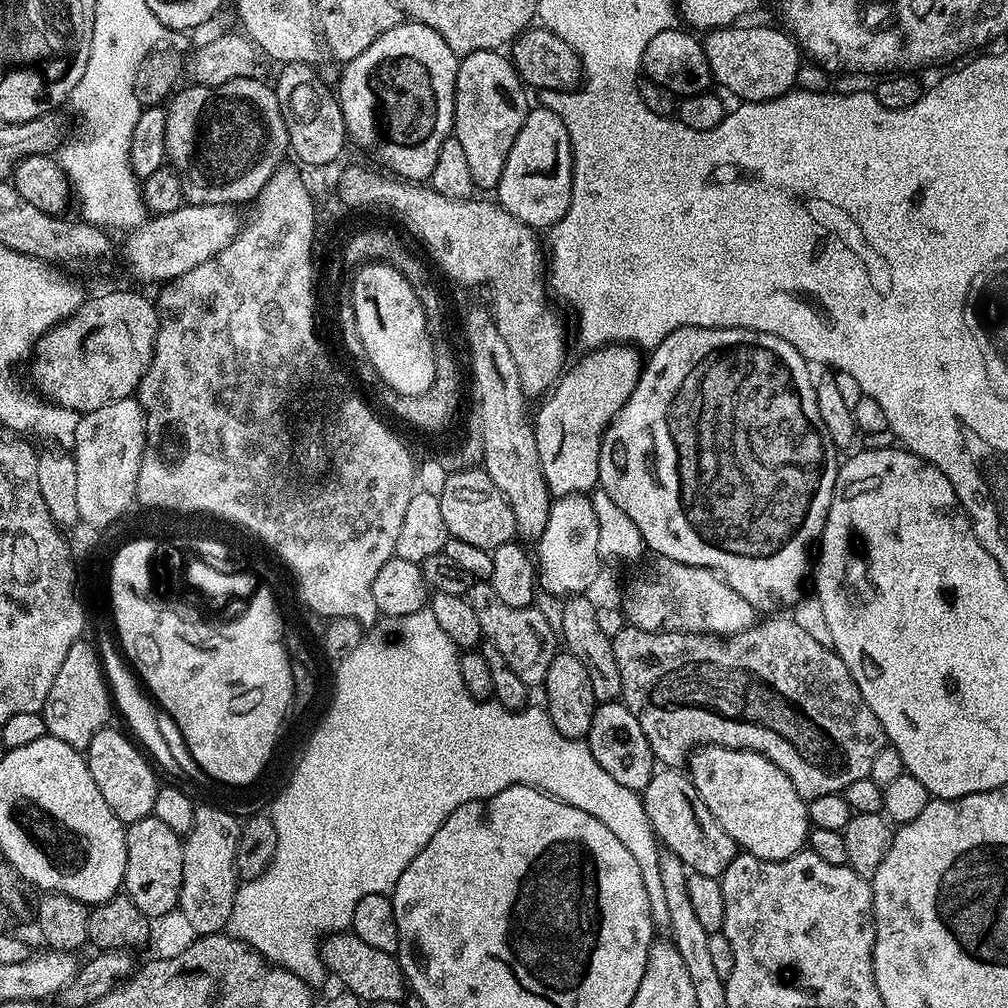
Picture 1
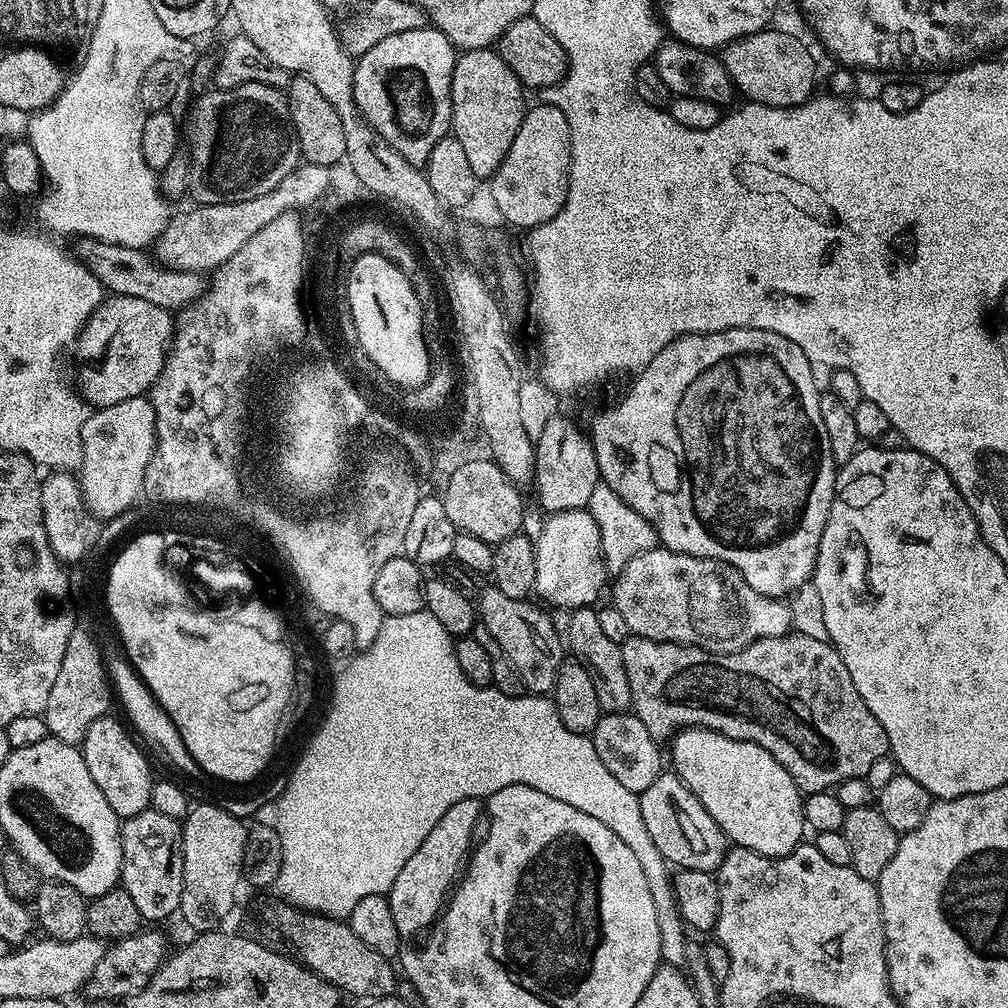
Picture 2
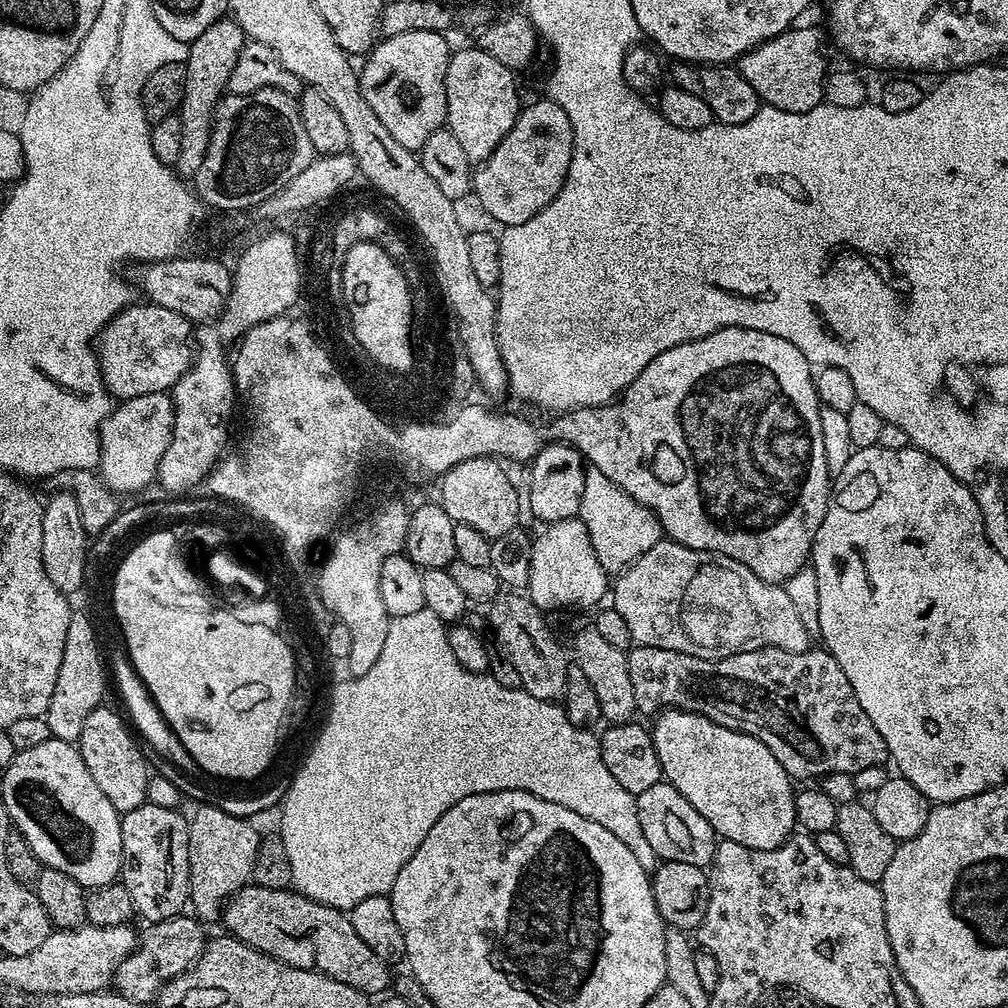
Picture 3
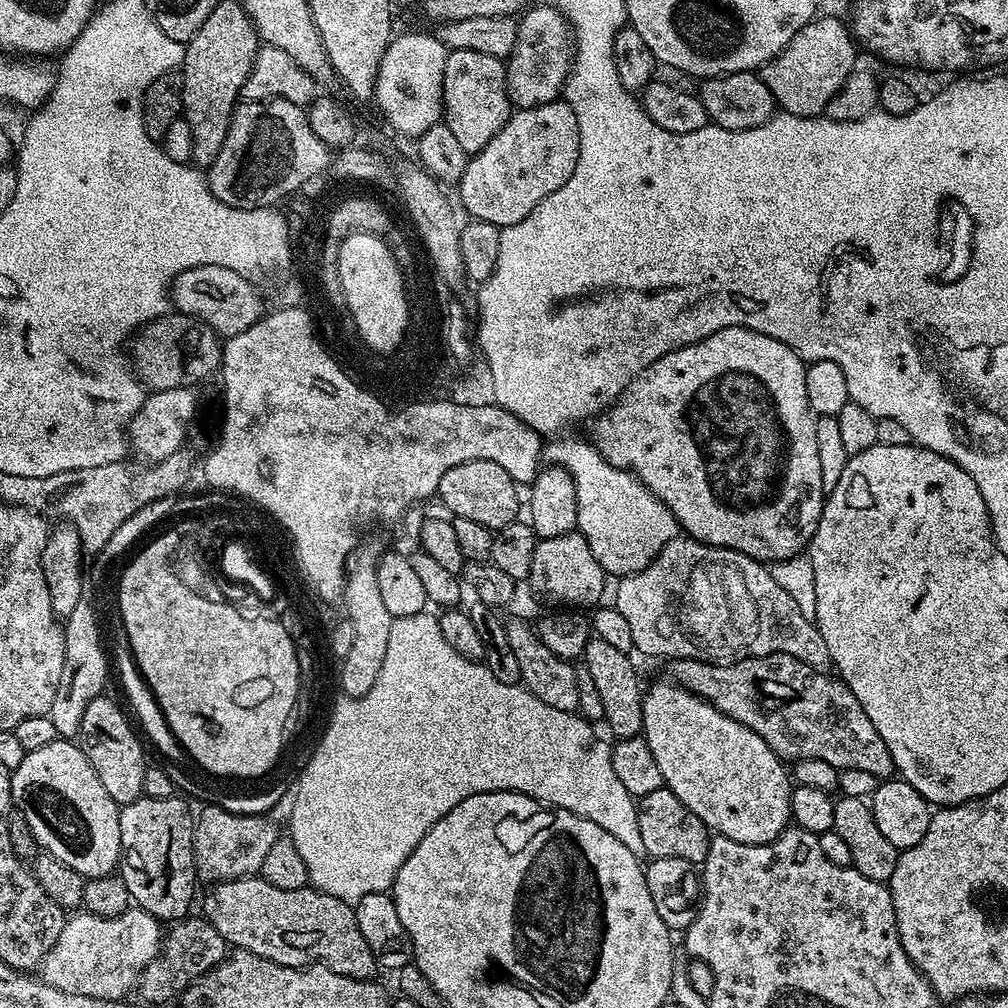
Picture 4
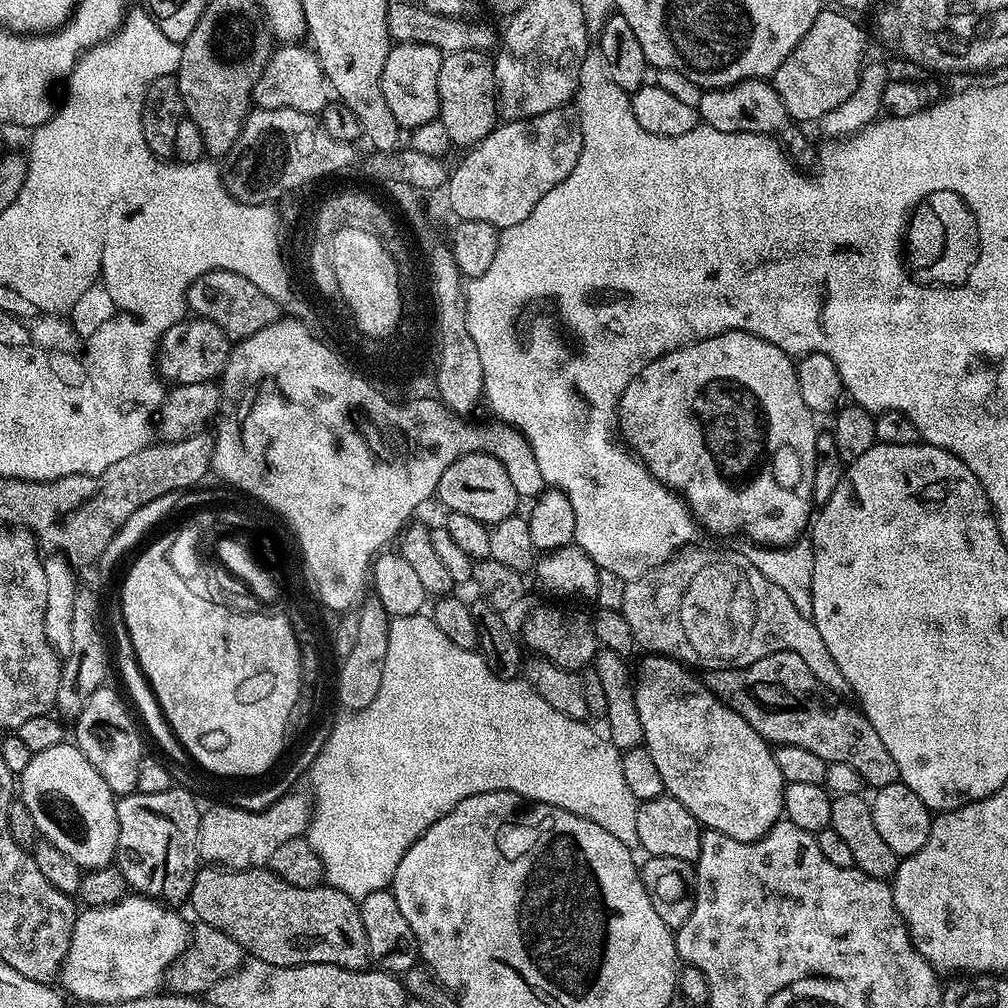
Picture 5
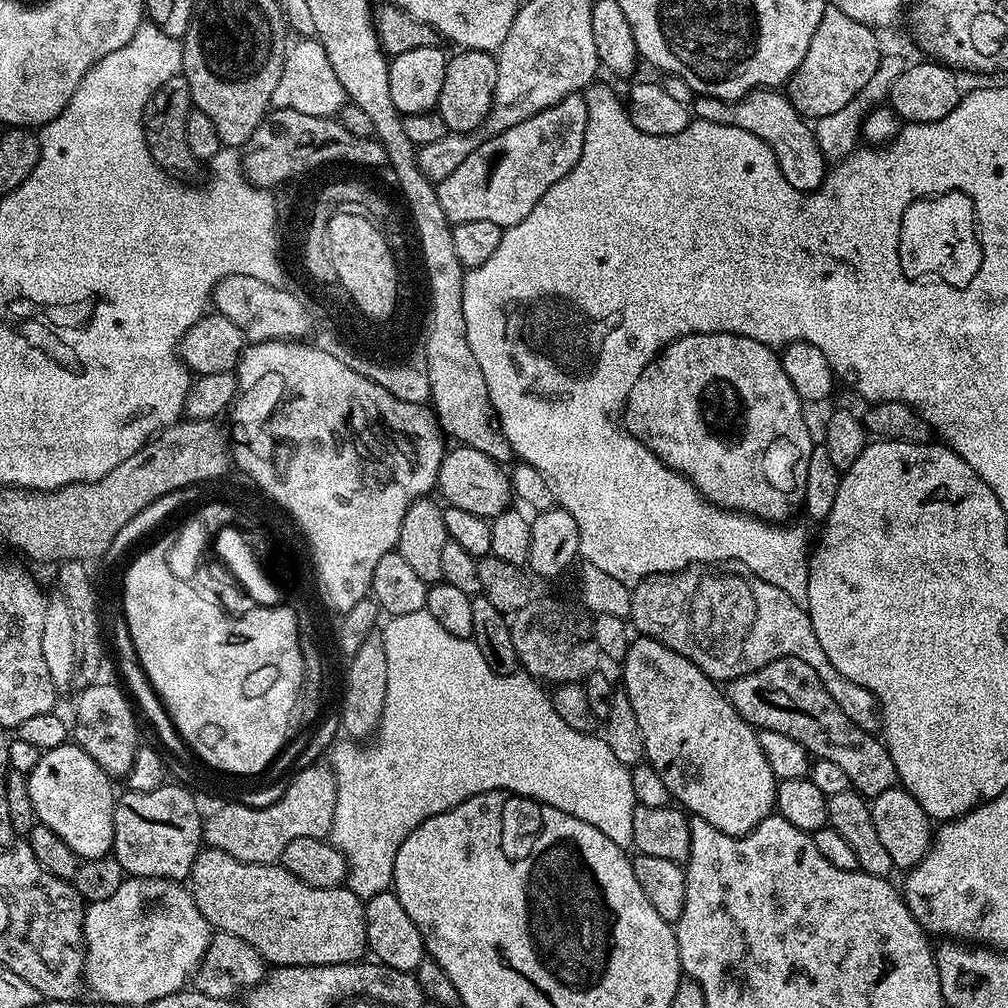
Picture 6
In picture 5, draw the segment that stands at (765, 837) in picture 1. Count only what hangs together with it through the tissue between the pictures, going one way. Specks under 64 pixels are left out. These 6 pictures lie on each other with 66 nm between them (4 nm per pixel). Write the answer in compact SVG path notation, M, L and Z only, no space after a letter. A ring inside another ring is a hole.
M648 654L643 658L645 660L641 662L640 669L635 669L634 672L638 718L642 718L642 734L644 735L643 747L647 748L650 758L654 758L654 766L658 766L658 774L662 774L665 793L669 796L673 796L678 802L682 802L682 806L686 806L686 810L690 810L690 814L694 814L694 818L705 829L721 832L730 838L734 838L738 842L754 842L758 838L765 836L784 816L785 786L782 774L778 771L778 762L774 762L774 751L768 741L761 738L758 734L758 730L754 730L754 726L750 726L750 722L746 722L746 718L742 718L742 714L738 714L733 708L723 704L723 702L705 686L703 679L701 679L699 675L694 674L691 667L681 664L678 660L671 660L668 656Z

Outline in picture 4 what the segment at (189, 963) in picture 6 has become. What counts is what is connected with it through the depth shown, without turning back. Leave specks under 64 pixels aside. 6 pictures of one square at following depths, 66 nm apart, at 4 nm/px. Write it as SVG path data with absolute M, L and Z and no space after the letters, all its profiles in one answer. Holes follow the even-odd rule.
M130 906L117 916L96 916L93 912L80 910L65 919L62 934L58 934L58 942L50 946L50 950L38 965L38 976L45 984L58 986L58 990L66 990L66 994L86 994L89 998L122 1000L129 995L127 992L131 988L133 991L137 987L144 967L159 954L161 943L161 921L155 920L149 912L144 912L141 908Z

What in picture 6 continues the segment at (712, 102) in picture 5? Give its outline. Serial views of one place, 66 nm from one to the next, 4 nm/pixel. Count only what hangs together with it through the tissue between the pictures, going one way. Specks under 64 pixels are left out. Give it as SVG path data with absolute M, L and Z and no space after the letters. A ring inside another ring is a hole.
M756 88L737 100L702 95L697 95L695 99L696 101L691 101L690 104L690 112L695 119L716 122L722 126L734 126L738 130L746 130L762 138L762 142L770 146L786 182L790 182L794 190L814 192L824 185L824 177L830 171L829 161L819 149L813 125L800 116L798 110L794 110L794 106L783 91L774 88Z

